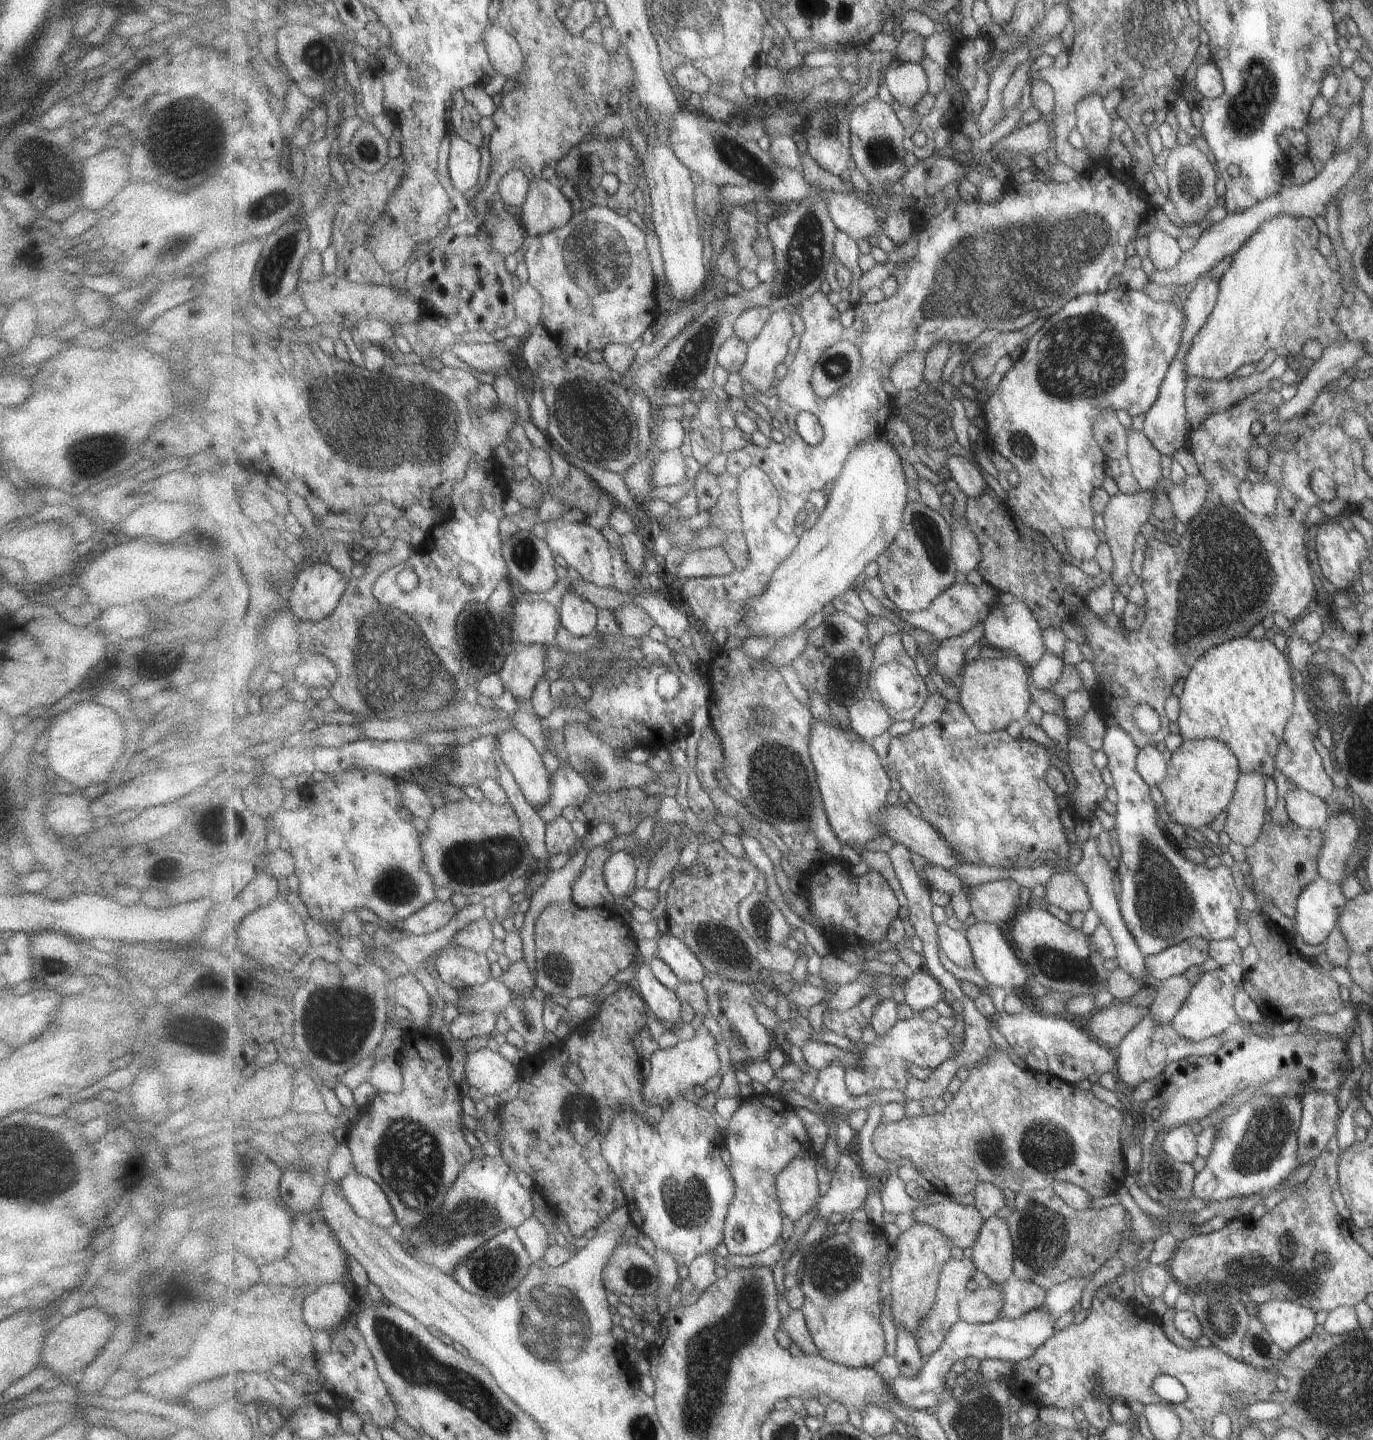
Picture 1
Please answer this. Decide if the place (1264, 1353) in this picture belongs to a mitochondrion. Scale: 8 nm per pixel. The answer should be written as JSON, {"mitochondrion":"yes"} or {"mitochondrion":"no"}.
{"mitochondrion":"yes"}

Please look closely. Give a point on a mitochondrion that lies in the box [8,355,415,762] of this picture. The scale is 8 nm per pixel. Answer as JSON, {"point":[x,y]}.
{"point":[89,453]}

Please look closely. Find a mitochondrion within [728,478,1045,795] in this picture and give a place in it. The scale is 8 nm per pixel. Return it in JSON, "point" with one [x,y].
{"point":[926,529]}

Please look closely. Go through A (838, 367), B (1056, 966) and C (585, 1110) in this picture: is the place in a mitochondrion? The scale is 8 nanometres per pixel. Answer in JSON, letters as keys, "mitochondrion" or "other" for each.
{"A":"mitochondrion","B":"mitochondrion","C":"mitochondrion"}

